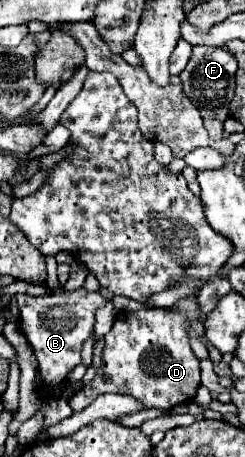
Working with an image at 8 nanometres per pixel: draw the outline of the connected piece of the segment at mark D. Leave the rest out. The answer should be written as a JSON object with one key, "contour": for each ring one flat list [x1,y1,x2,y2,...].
{"contour":[[197,293,177,301,173,307,117,315,111,331,105,335,103,367,97,371,93,381,69,399,71,409,81,411,103,393,133,395,143,403,143,407,157,407,165,411,191,401,201,383,199,359,191,351,187,331,193,327,193,321,203,321]]}

